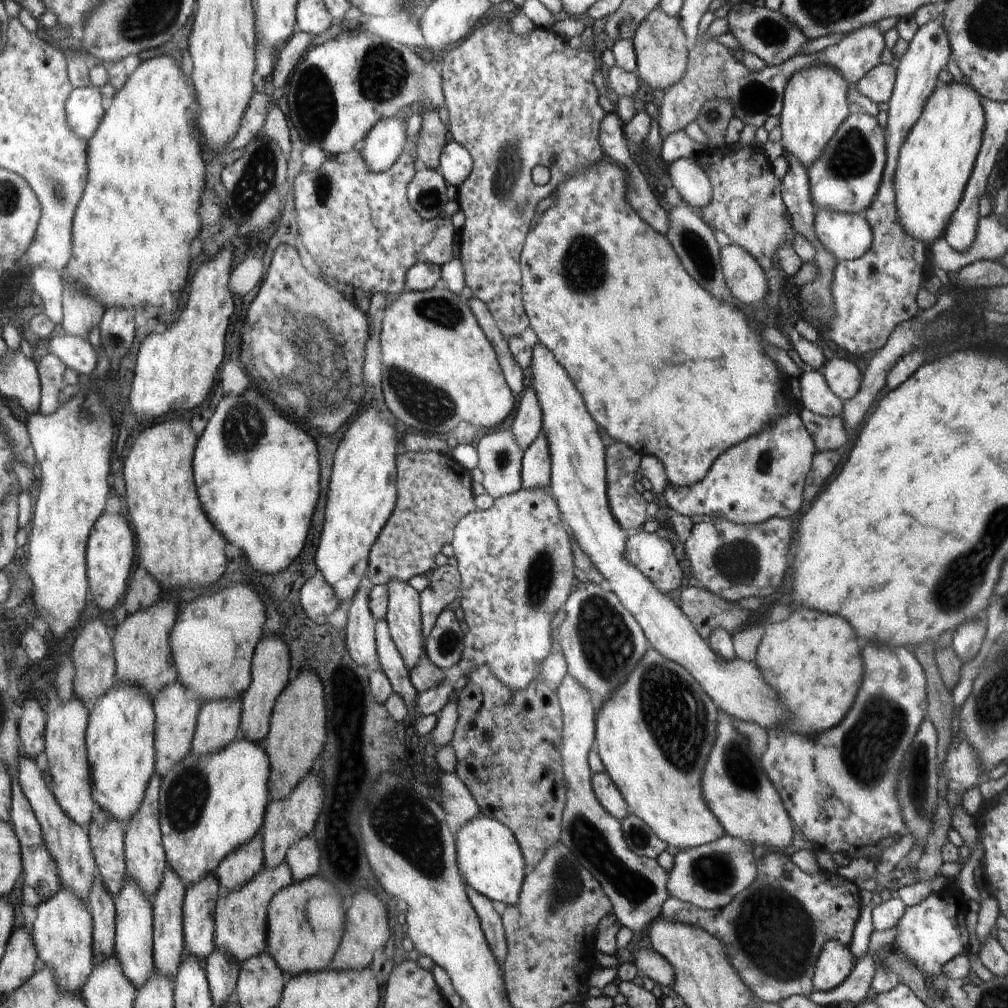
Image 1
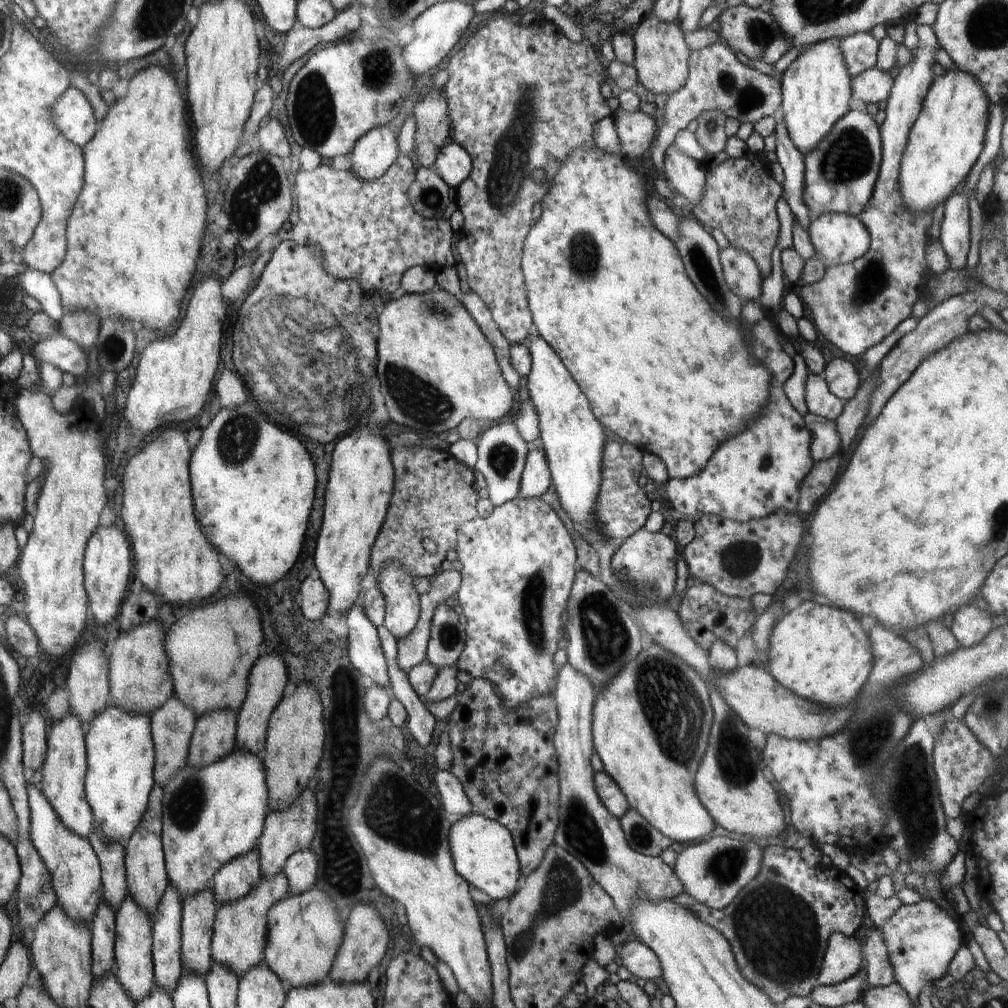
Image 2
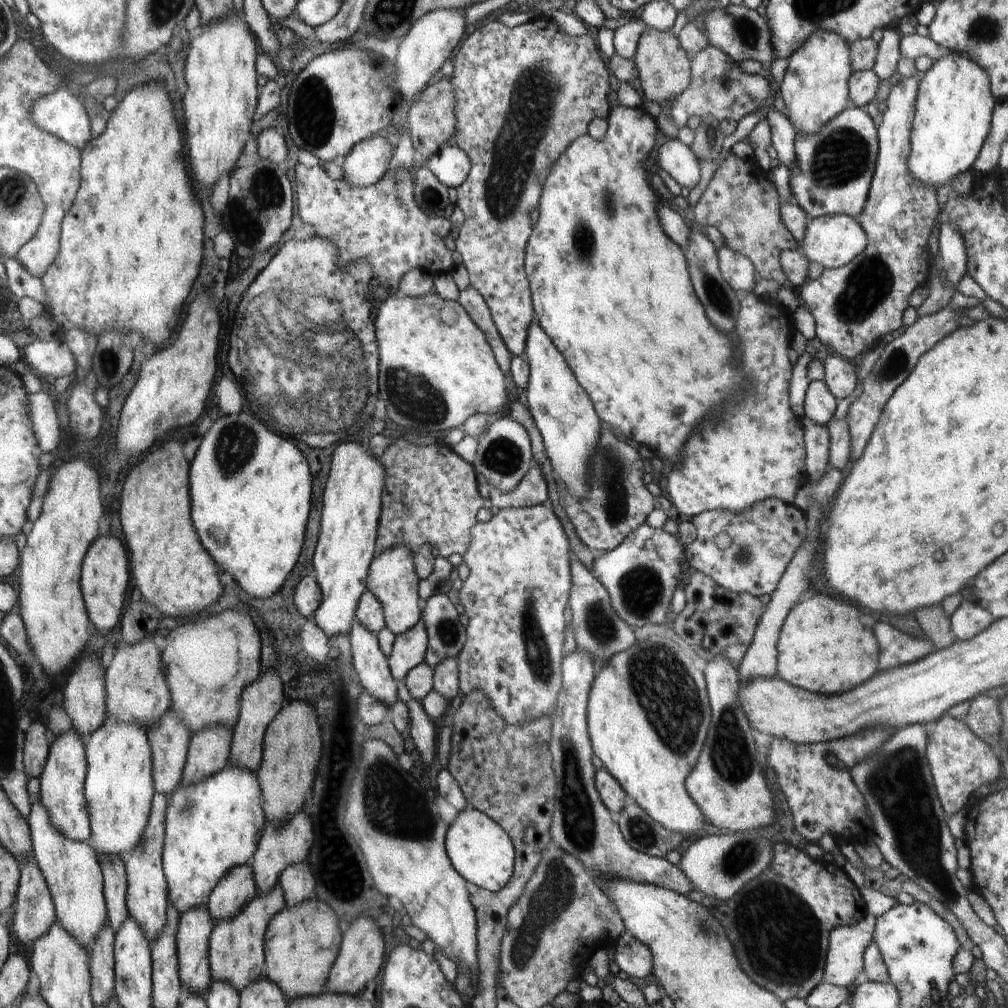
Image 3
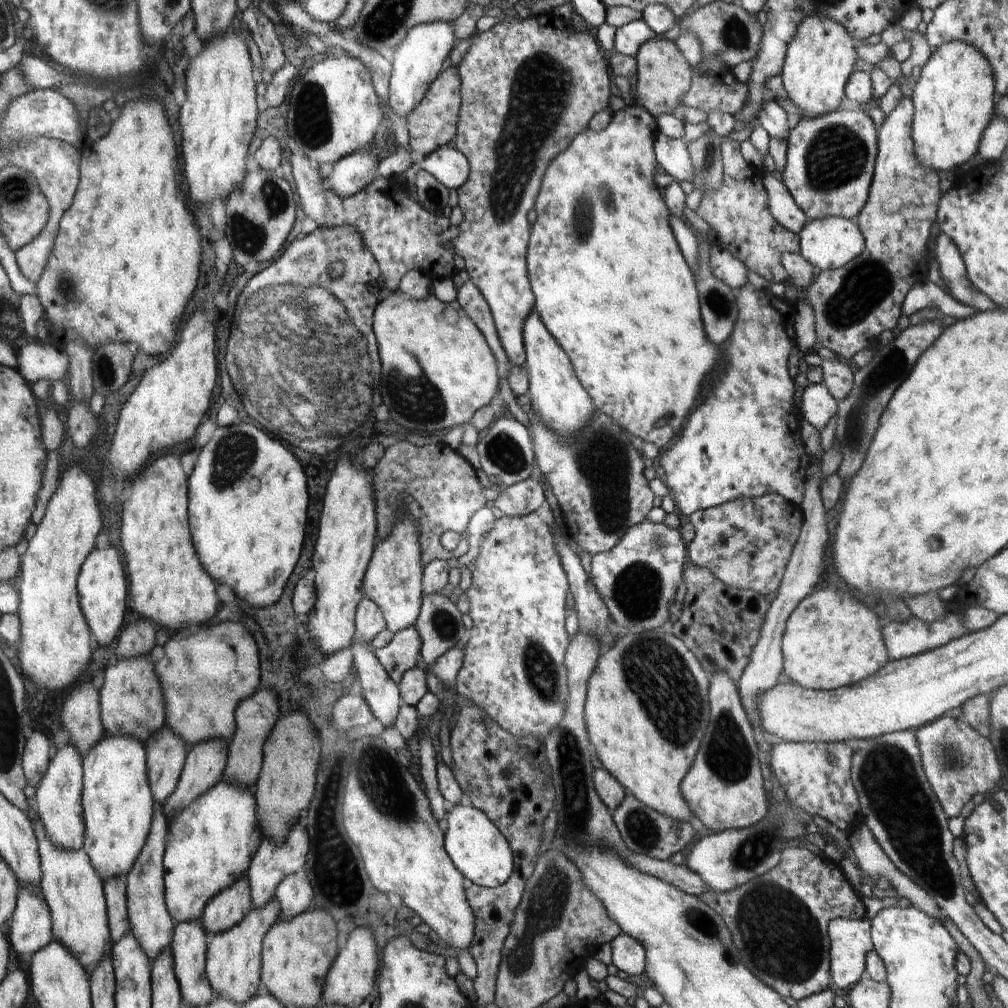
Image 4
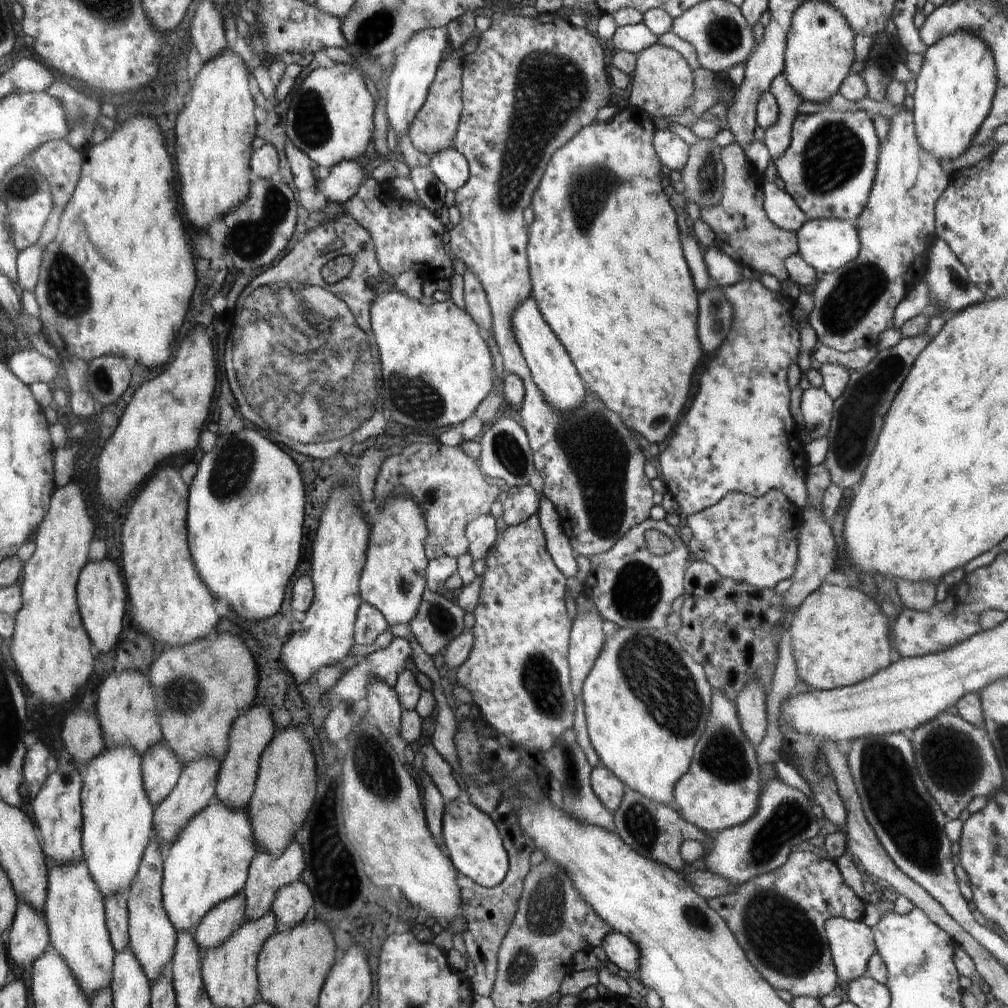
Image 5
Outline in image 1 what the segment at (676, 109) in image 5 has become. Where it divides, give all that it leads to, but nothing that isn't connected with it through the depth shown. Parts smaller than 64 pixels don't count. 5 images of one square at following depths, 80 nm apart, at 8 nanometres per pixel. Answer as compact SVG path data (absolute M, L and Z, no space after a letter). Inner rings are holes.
M658 4L658 8L648 12L646 19L638 26L632 42L637 59L638 77L653 90L660 94L668 86L682 80L686 71L689 46L678 17L668 16Z

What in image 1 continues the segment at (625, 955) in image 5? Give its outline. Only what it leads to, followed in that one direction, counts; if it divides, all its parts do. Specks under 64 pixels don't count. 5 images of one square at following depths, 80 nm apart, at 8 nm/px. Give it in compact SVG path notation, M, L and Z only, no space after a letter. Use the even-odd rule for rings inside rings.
M638 948L634 952L633 962L638 975L641 977L648 976L650 980L662 986L670 986L674 988L674 970L672 970L670 962L660 956L654 950L646 950L646 948Z

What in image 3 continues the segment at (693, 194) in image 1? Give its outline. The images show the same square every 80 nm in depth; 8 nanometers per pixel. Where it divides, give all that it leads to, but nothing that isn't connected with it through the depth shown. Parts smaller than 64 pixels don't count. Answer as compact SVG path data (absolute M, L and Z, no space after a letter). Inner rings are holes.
M660 139L654 156L660 165L679 185L689 192L699 184L699 161L688 146L678 139Z

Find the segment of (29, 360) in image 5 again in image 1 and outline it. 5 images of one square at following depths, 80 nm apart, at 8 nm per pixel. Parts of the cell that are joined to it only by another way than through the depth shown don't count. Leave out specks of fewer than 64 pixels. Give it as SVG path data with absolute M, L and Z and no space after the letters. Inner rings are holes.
M65 334L62 337L56 336L49 341L49 354L60 358L67 368L76 370L78 375L90 375L96 369L98 352L90 344L88 338Z

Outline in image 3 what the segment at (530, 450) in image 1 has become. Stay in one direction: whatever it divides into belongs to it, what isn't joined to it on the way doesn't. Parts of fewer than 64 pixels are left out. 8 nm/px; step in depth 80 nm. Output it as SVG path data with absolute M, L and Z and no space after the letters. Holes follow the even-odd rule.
M532 459L528 472L522 476L522 480L520 480L514 491L502 494L490 487L489 498L492 501L492 505L502 510L502 508L544 505L544 502L549 497L546 480L542 476L540 467Z

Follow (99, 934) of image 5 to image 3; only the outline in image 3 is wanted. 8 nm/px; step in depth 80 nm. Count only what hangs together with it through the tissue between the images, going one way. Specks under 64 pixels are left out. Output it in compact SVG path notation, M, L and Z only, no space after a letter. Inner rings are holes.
M34 796L32 802L32 815L28 820L31 825L32 841L34 842L35 854L33 858L38 862L43 876L47 880L48 889L51 890L52 901L55 902L55 913L58 916L59 924L62 924L72 936L76 936L82 941L84 948L95 943L96 936L103 931L103 925L107 923L106 902L103 894L103 872L99 864L98 856L95 850L86 842L71 840L64 836L51 820L51 814L48 813L47 806L40 801L38 796Z

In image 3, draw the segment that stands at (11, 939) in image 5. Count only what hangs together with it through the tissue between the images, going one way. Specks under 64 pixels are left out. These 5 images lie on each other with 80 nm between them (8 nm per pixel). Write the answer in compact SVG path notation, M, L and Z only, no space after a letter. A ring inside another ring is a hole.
M22 856L19 859L19 864L22 869L22 879L16 900L16 912L12 916L12 930L14 930L16 940L20 944L24 944L22 948L30 951L36 940L43 939L48 935L48 932L51 932L52 924L56 923L58 916L55 913L55 902L52 901L51 890L48 889L47 880L43 876L38 862L34 858L30 860L30 858Z

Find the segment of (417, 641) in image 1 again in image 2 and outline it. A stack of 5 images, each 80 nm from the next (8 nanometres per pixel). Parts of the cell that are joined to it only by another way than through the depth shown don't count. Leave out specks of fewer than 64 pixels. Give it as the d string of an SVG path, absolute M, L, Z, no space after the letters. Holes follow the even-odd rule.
M390 560L380 570L375 584L387 601L387 617L383 626L396 640L404 640L416 628L420 615L420 597L412 576L400 562Z

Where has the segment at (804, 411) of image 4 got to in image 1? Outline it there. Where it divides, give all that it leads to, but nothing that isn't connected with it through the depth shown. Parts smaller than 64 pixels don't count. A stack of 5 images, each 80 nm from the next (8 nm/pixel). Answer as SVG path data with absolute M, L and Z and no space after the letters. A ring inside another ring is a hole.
M808 368L800 374L800 398L805 409L821 416L836 416L843 414L843 400L830 391L828 384L818 370Z

